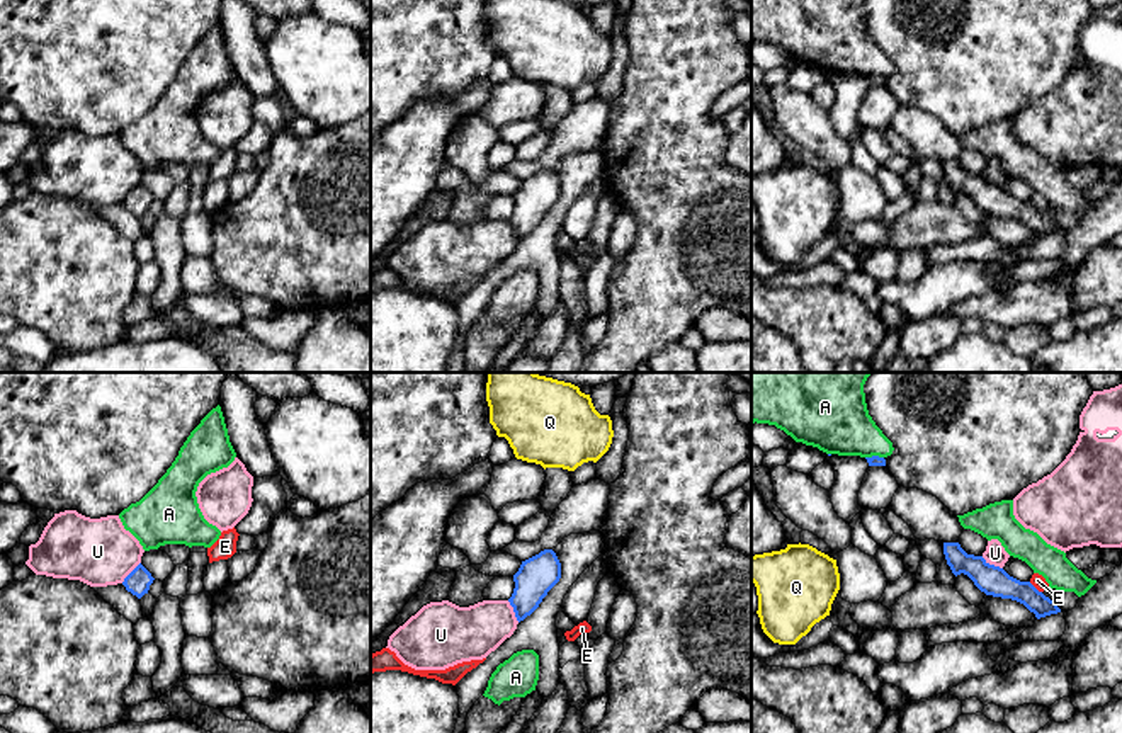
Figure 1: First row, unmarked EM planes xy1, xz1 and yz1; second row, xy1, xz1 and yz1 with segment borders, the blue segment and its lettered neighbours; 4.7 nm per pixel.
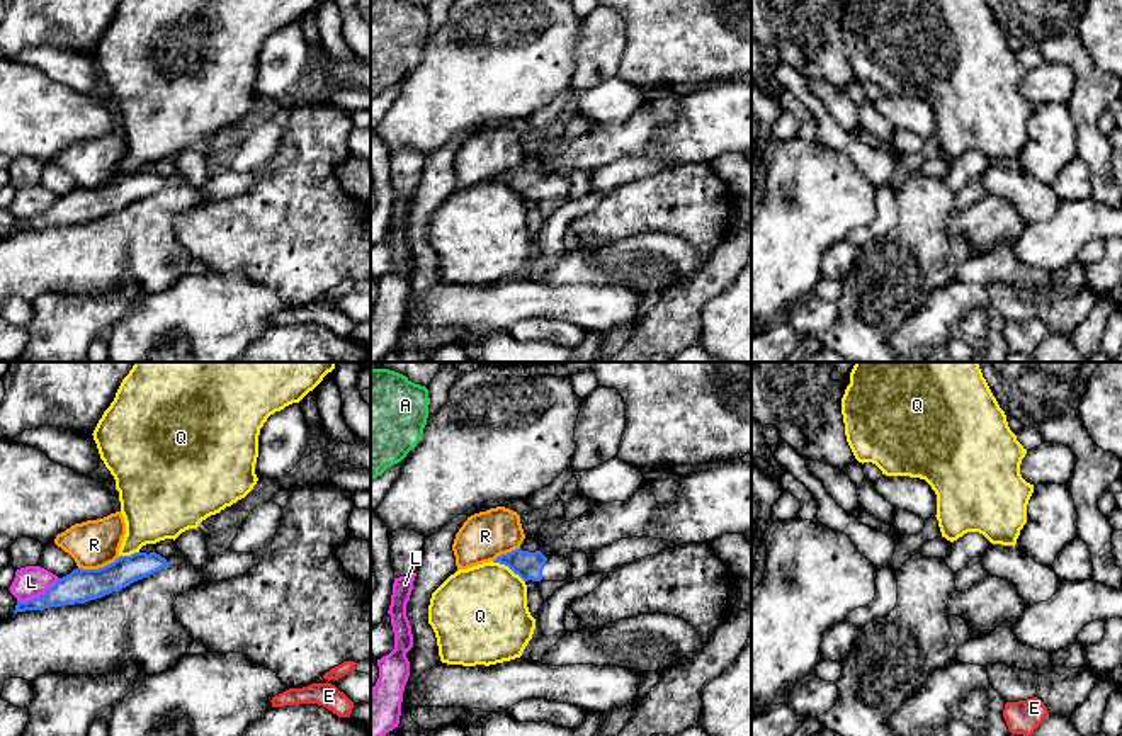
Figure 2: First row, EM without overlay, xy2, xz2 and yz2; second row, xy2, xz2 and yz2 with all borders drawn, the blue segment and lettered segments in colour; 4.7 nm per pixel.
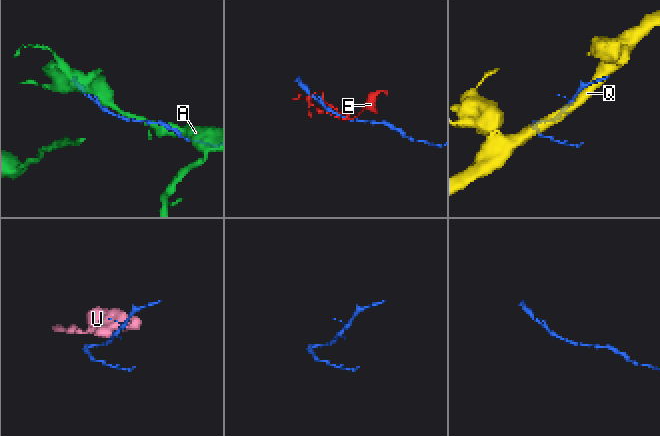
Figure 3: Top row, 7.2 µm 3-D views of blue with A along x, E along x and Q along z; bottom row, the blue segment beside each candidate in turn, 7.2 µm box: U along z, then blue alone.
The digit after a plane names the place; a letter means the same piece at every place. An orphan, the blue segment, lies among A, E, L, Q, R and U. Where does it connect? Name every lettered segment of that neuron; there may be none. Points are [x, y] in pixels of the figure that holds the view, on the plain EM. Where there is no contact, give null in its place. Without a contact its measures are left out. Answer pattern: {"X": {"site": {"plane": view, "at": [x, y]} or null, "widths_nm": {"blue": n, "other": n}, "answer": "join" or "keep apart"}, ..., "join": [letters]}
{"A": {"site": {"plane": "yz1", "at": [874, 75]}, "widths_nm": {"blue": 50, "other": 320}, "answer": "keep apart"}, "E": {"site": {"plane": "yz1", "at": [1034, 206]}, "widths_nm": {"blue": 140, "other": 70}, "answer": "keep apart"}, "L": {"site": {"plane": "xy2", "at": [38, 216]}, "widths_nm": {"blue": 160, "other": 160}, "answer": "keep apart"}, "Q": {"site": {"plane": "xz2", "at": [509, 186]}, "widths_nm": {"blue": 130, "other": 420}, "answer": "keep apart"}, "R": {"site": {"plane": "xy2", "at": [99, 187]}, "widths_nm": {"blue": 160, "other": 220}, "answer": "keep apart"}, "U": {"site": {"plane": "yz1", "at": [991, 184]}, "widths_nm": {"blue": 140, "other": 100}, "answer": "keep apart"}, "join": []}

